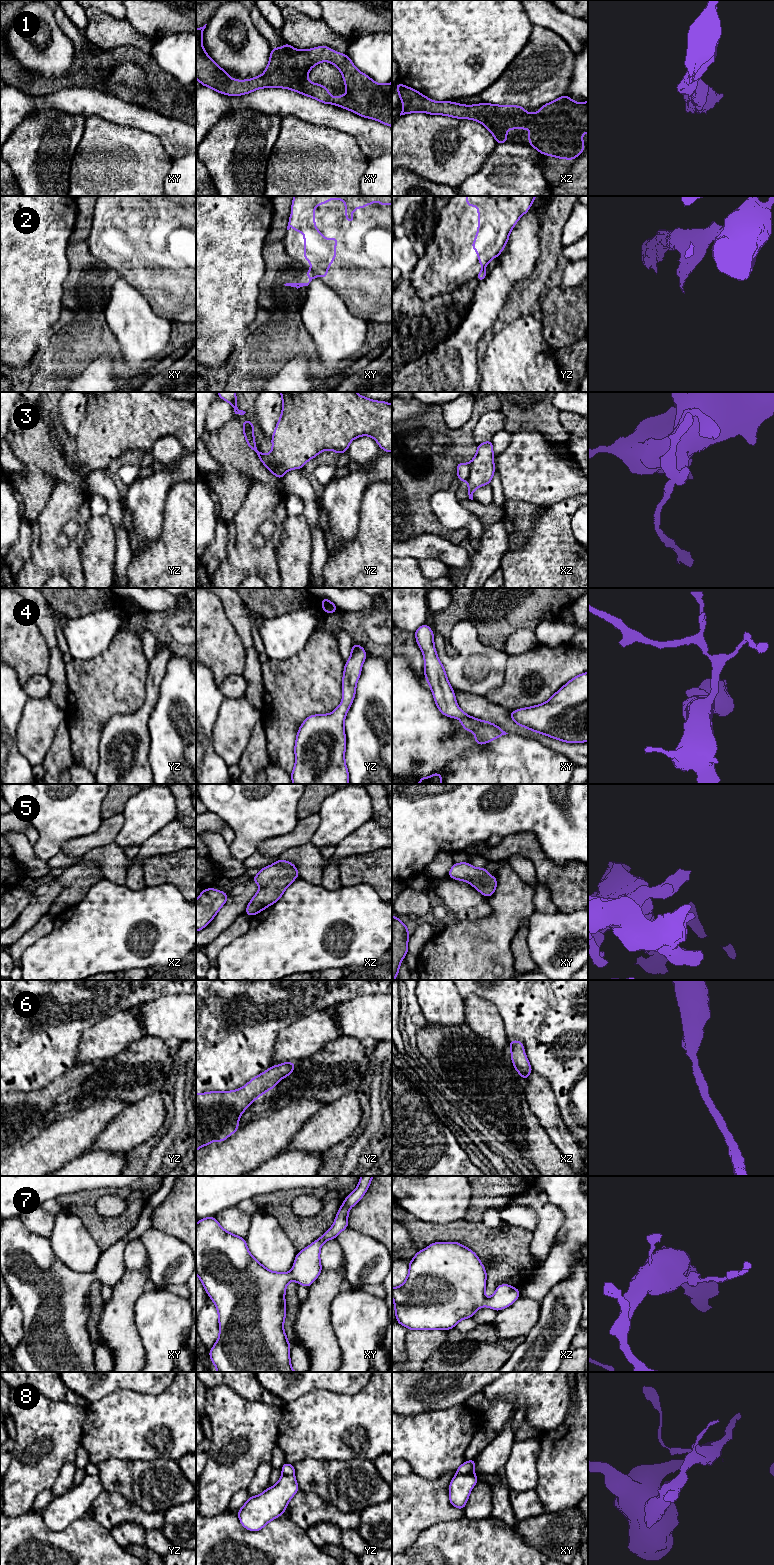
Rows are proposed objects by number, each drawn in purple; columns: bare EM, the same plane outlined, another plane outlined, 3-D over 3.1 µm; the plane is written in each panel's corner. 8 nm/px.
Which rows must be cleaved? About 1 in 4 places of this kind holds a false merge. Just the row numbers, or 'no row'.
2, 3, 8

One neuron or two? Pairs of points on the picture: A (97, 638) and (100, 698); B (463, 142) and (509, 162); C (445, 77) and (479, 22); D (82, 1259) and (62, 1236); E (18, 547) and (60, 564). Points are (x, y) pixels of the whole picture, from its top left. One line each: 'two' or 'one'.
A: two
B: two
C: one
D: one
E: two

